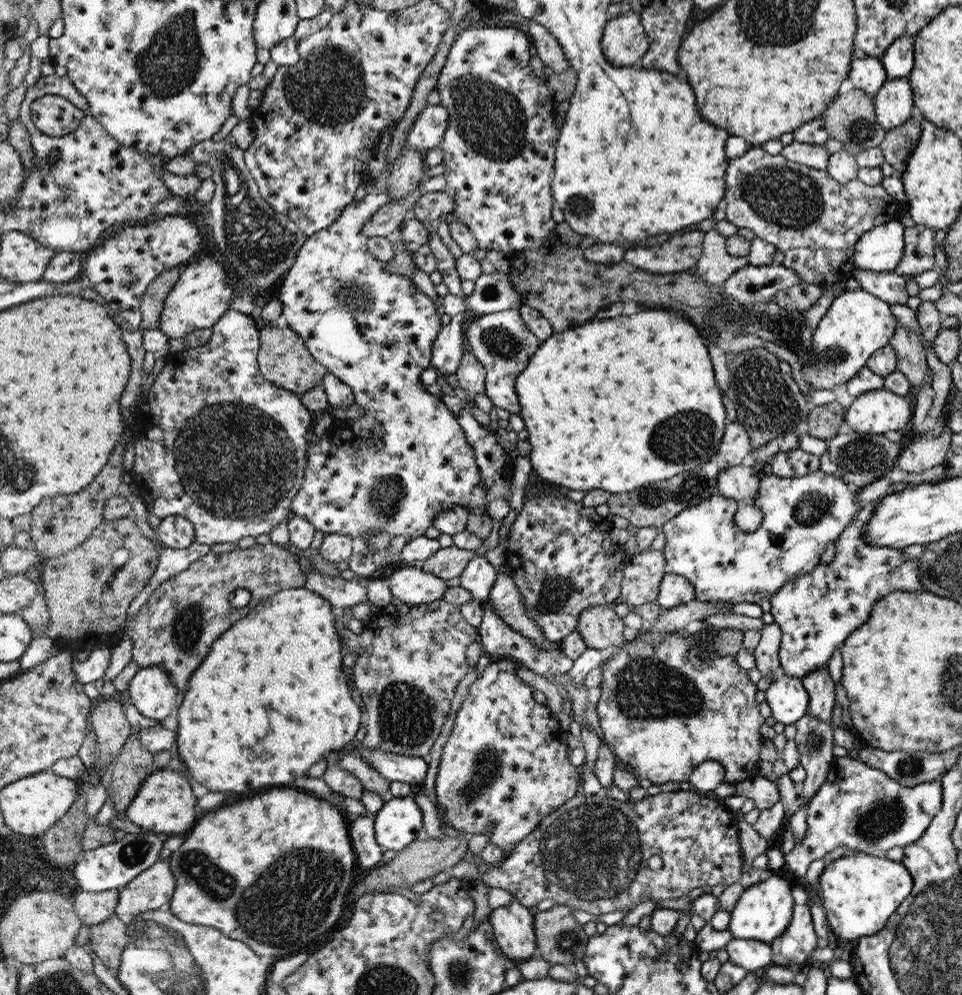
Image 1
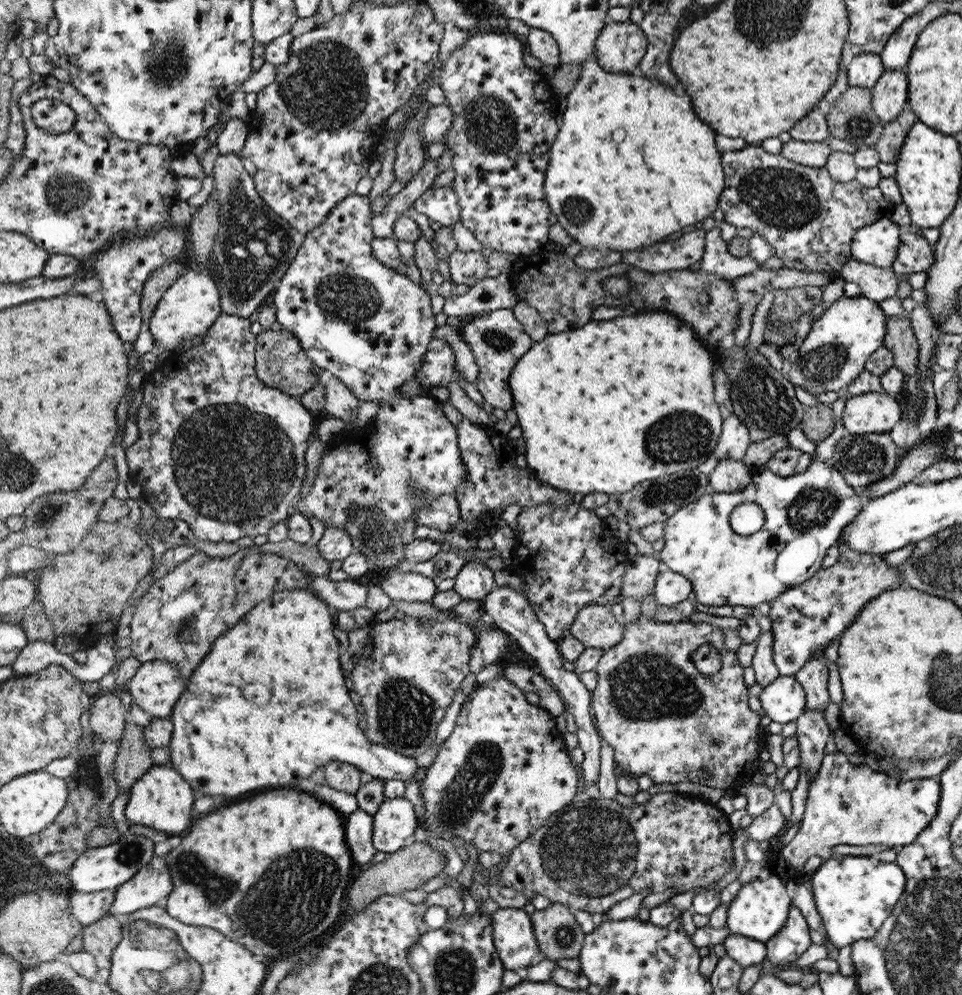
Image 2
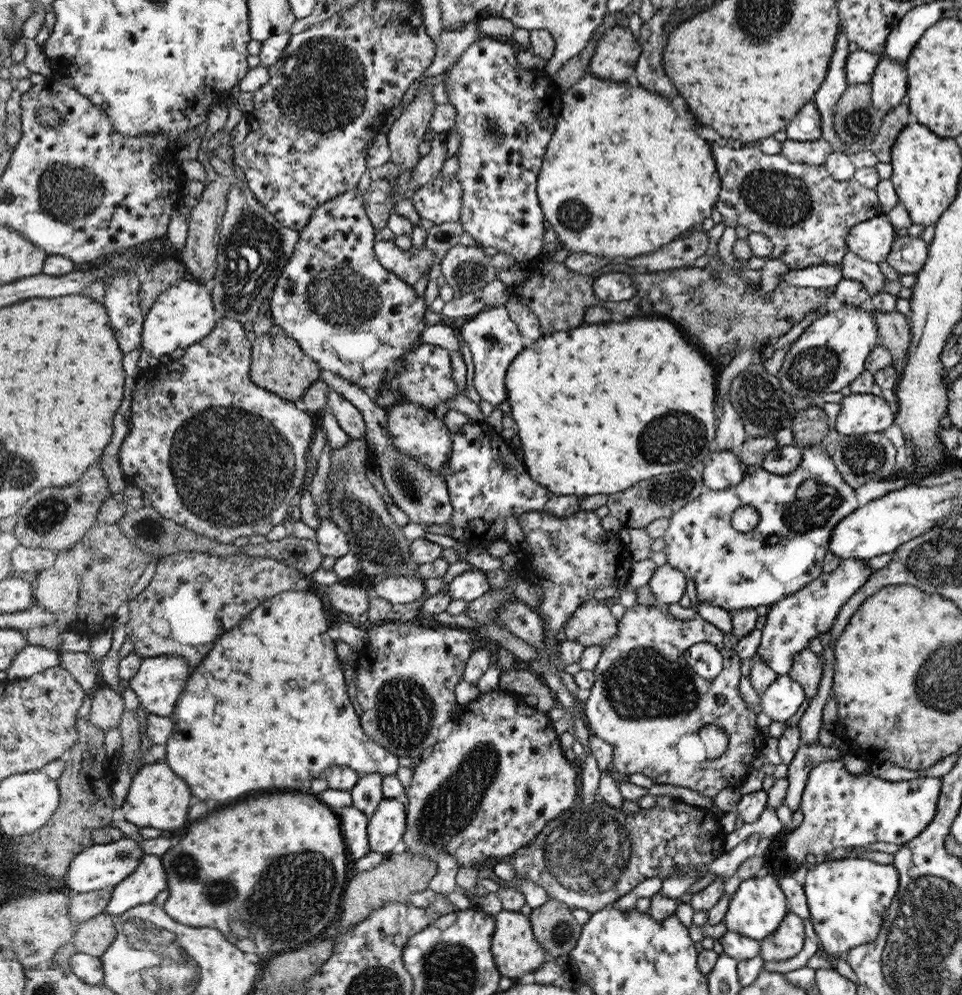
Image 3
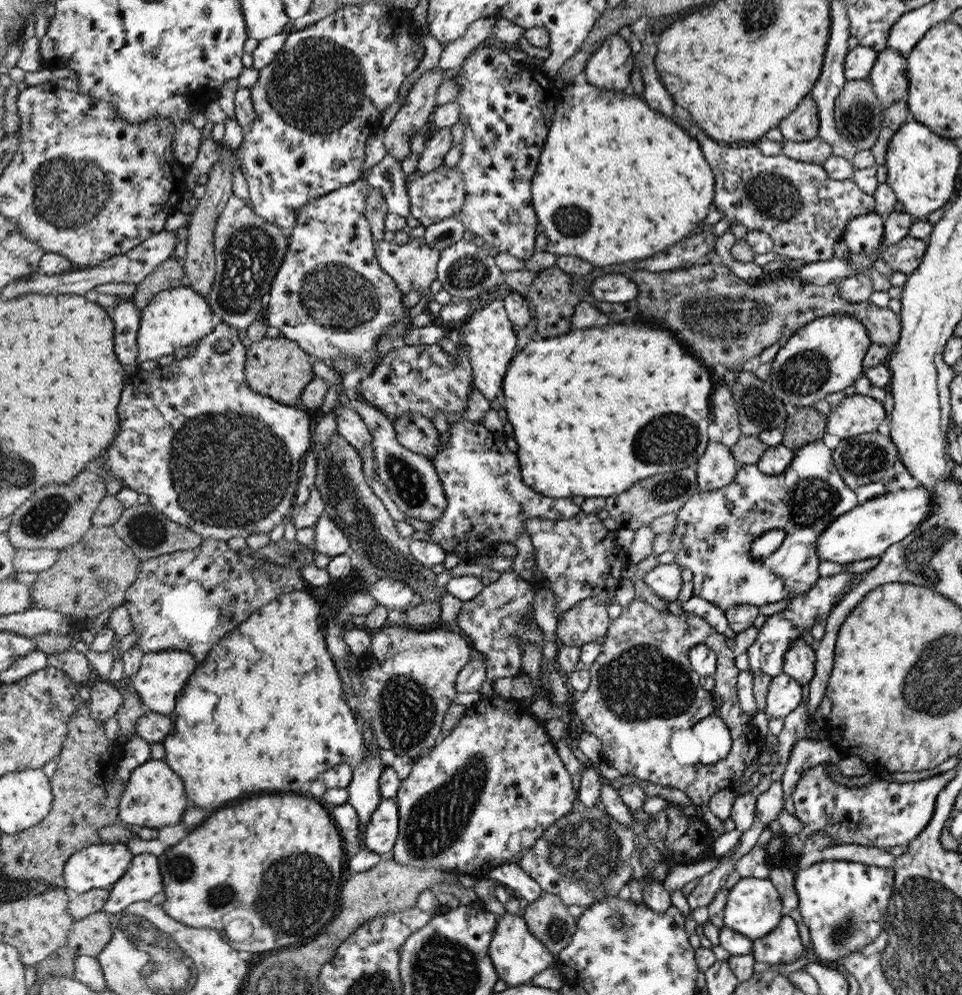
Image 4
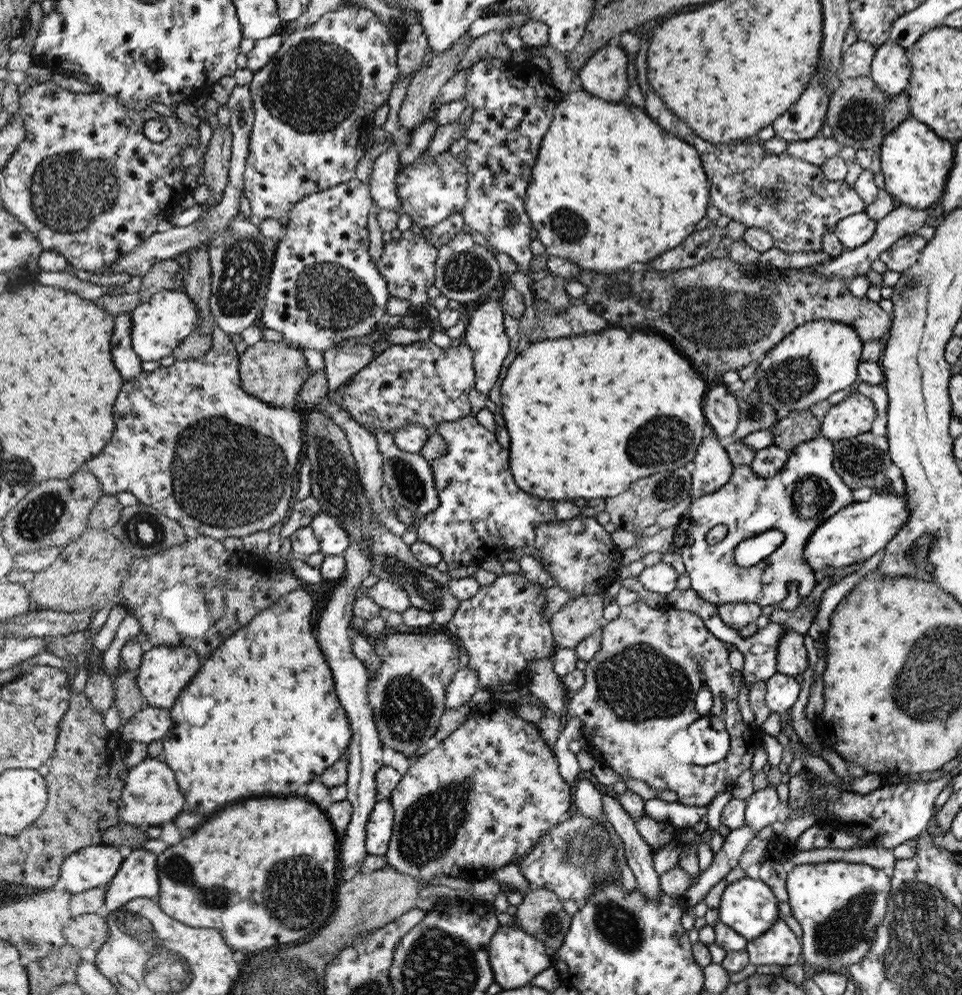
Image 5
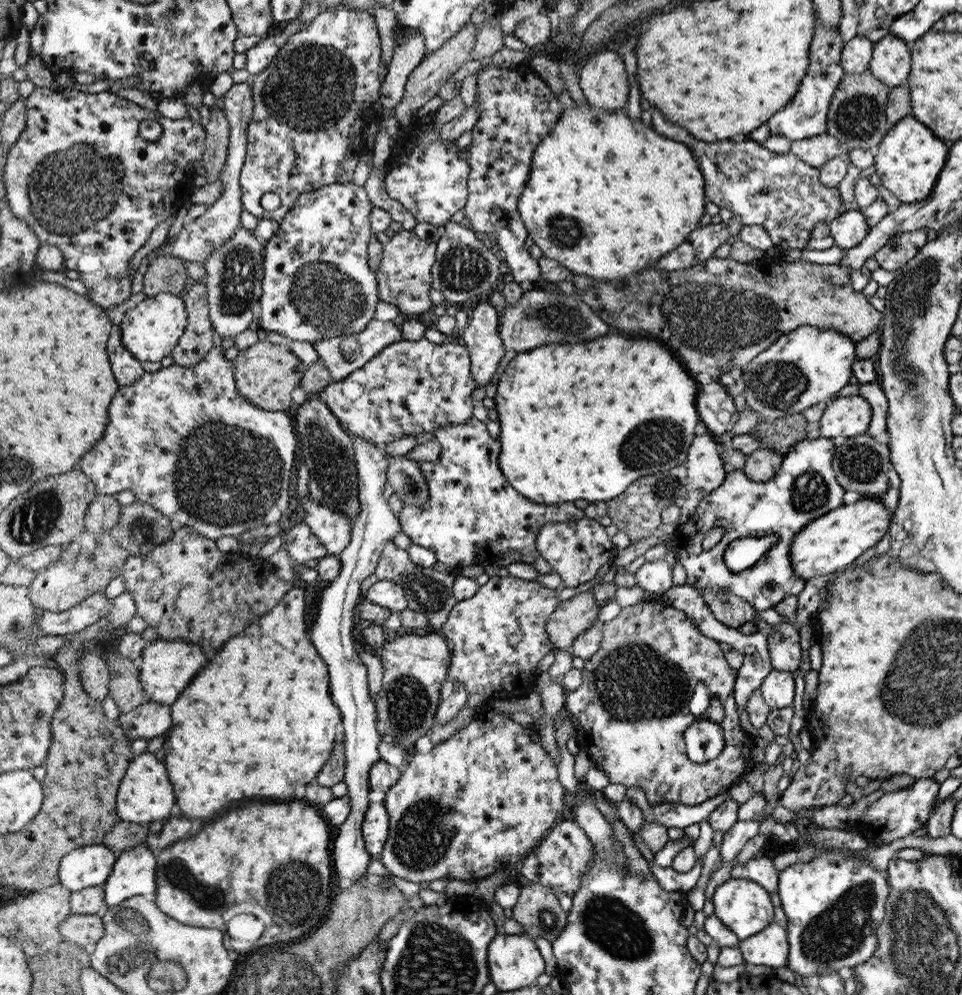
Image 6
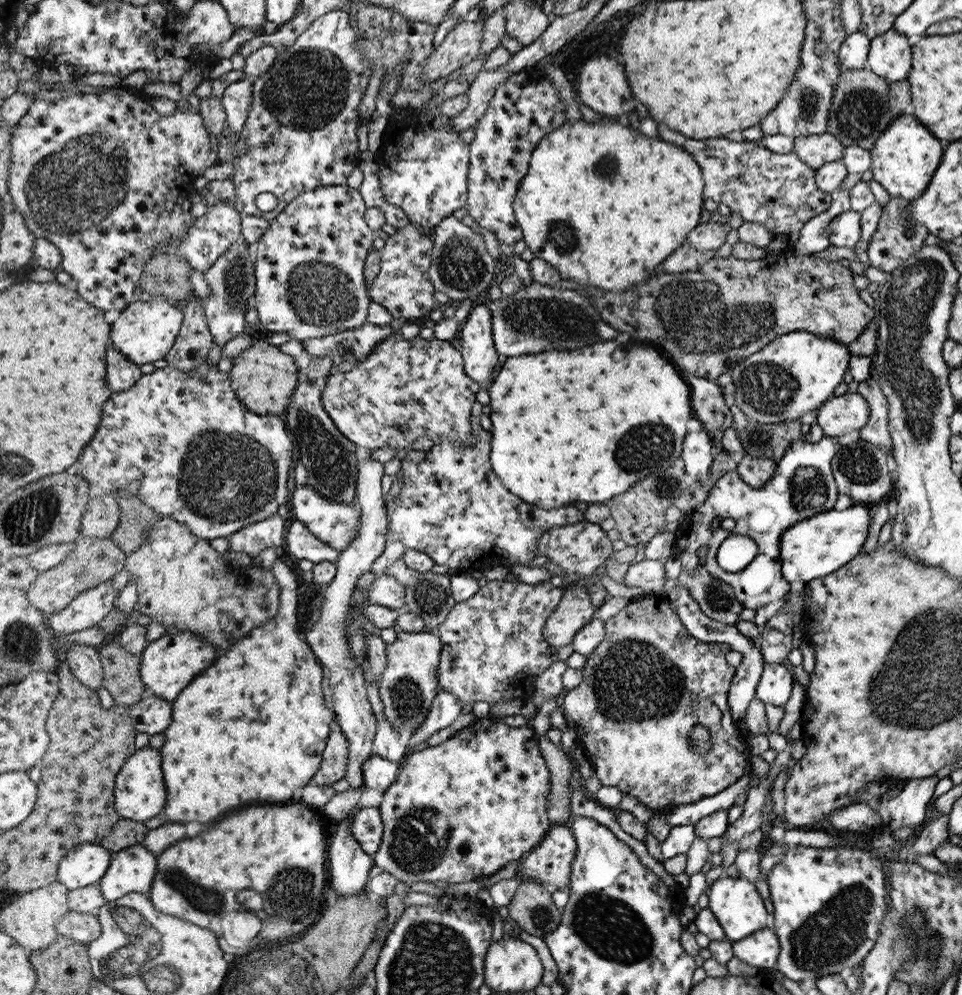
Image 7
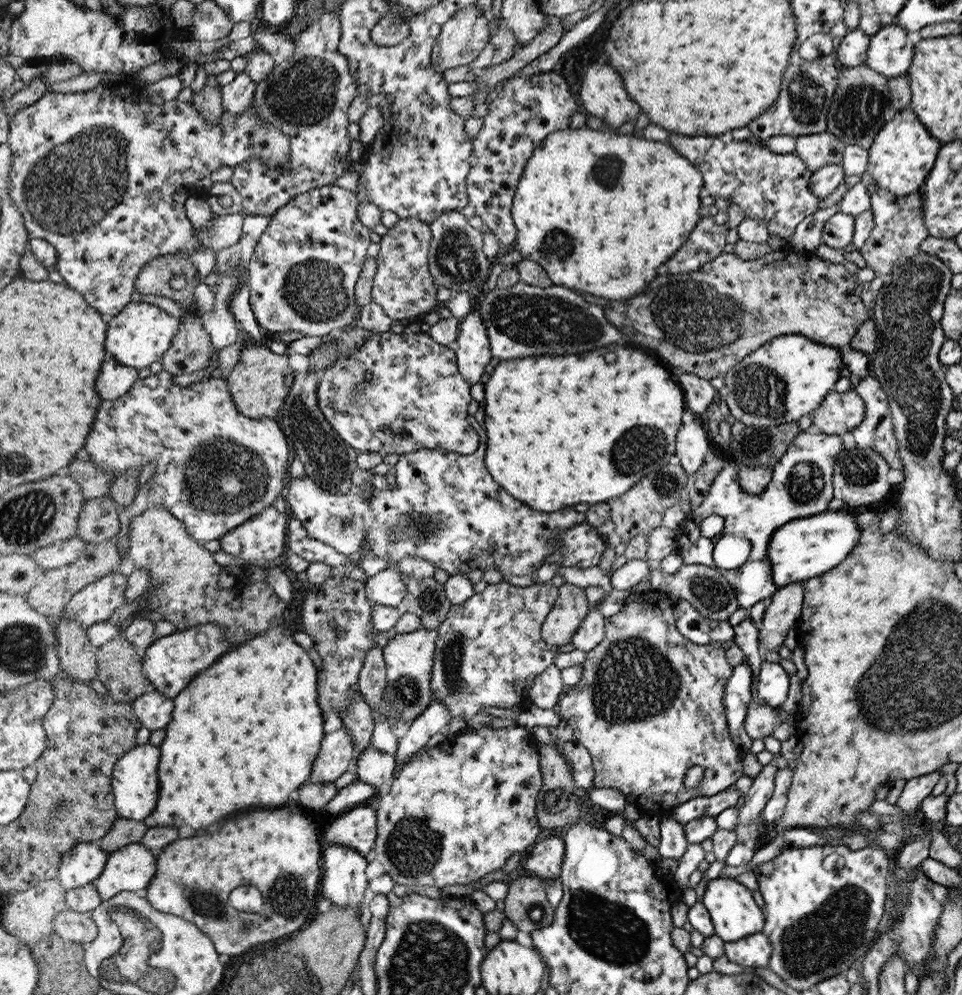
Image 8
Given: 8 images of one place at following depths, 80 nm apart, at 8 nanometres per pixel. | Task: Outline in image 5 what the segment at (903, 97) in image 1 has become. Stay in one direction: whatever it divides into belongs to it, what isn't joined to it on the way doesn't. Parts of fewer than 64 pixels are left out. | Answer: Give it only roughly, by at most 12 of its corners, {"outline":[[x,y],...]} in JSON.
{"outline":[[889,39],[868,75],[891,97],[906,90],[908,50]]}

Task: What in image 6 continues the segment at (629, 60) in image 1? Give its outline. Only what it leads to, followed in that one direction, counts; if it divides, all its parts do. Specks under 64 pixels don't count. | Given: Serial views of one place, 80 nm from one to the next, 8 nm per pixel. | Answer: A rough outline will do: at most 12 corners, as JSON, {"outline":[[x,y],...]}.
{"outline":[[616,52],[592,54],[579,72],[585,101],[625,109],[628,80]]}

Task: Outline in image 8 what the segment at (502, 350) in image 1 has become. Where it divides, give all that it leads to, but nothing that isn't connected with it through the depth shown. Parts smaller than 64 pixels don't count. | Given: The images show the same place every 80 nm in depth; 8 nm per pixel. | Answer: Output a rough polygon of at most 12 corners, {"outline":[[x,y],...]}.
{"outline":[[480,310],[460,320],[453,348],[460,373],[480,382],[492,350]]}

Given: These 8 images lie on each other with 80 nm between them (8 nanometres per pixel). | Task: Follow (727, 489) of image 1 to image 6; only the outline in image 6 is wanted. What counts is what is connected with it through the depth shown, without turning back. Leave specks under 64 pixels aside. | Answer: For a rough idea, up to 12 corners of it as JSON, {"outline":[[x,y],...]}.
{"outline":[[698,434],[686,462],[685,521],[725,482],[725,460],[708,434]]}

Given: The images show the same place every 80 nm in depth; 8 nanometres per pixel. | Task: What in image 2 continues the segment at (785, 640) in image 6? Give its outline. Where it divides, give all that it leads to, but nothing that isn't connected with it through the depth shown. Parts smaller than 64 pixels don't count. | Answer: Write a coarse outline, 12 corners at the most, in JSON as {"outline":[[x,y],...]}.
{"outline":[[814,655],[793,675],[805,689],[808,710],[830,702],[828,666]]}

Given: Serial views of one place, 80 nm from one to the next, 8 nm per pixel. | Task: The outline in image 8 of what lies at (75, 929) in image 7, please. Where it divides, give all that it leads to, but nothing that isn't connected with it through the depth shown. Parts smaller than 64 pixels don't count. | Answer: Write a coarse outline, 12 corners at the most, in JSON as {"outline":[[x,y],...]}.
{"outline":[[68,908],[56,916],[55,933],[88,945],[100,936],[92,913]]}

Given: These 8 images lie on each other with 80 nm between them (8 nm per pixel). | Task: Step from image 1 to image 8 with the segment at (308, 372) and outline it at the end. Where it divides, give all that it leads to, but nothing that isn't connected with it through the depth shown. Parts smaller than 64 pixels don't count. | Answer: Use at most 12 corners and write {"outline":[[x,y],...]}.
{"outline":[[245,348],[226,379],[242,415],[274,419],[295,378],[287,354]]}

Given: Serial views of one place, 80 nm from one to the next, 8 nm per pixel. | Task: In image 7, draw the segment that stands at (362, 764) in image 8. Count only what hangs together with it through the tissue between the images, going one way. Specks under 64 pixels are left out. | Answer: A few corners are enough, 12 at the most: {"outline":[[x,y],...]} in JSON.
{"outline":[[377,754],[364,763],[359,808],[379,806],[400,765]]}

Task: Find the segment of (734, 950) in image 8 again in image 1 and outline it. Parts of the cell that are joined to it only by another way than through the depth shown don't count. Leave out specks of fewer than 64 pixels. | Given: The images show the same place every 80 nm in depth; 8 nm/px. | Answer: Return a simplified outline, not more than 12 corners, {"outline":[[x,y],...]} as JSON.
{"outline":[[808,902],[794,906],[782,937],[769,943],[773,965],[806,965],[817,948]]}

